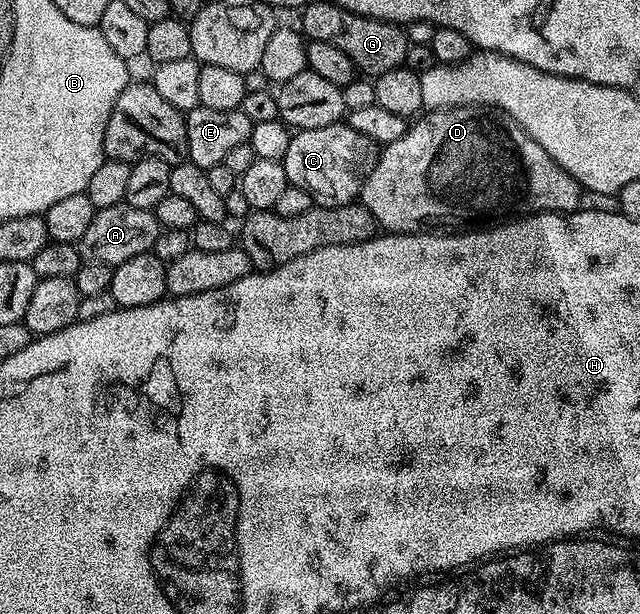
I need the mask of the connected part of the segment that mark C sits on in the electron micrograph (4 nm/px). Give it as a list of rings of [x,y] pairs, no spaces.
[[[339,122],[332,126],[320,126],[316,130],[298,130],[291,135],[288,142],[288,154],[284,154],[282,165],[286,171],[287,185],[308,190],[311,201],[320,208],[339,208],[345,204],[355,203],[359,199],[362,183],[374,168],[378,160],[379,149],[374,141],[364,134],[352,130],[348,122]]]

